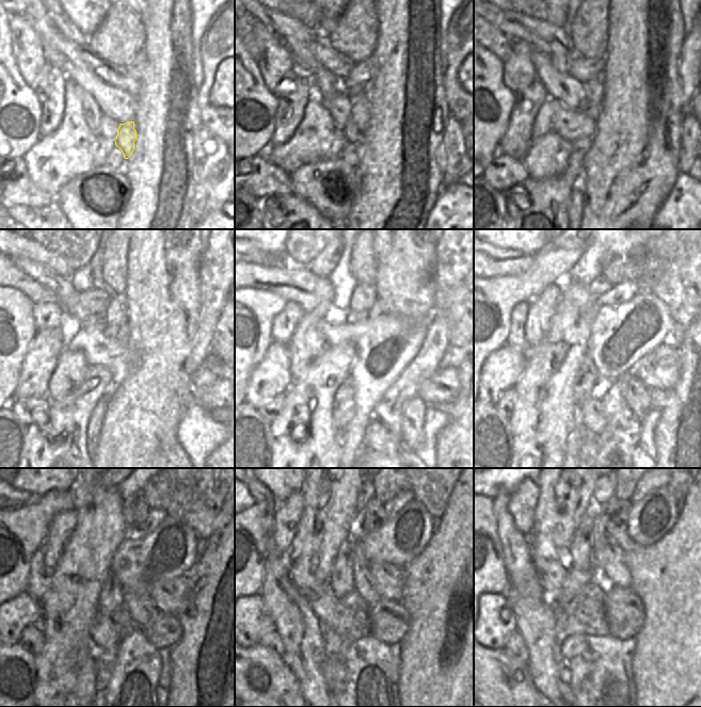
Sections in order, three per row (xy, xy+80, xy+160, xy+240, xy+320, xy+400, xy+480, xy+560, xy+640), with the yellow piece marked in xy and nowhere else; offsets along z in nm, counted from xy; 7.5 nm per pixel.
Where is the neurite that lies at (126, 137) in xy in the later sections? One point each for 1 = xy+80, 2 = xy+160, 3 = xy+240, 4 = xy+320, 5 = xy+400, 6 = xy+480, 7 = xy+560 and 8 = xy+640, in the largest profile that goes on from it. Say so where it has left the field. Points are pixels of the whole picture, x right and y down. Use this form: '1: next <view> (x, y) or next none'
1: next xy+80 (359, 103)
2: next xy+160 (594, 87)
3: next xy+240 (116, 314)
4: next xy+320 (364, 295)
5: next xy+400 (600, 286)
6: next xy+480 (127, 507)
7: next xy+560 (367, 493)
8: next xy+640 (604, 491)

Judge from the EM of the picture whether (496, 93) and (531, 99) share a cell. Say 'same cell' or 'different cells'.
different cells

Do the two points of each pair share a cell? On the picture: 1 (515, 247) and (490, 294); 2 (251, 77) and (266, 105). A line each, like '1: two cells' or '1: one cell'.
1: two cells
2: one cell

